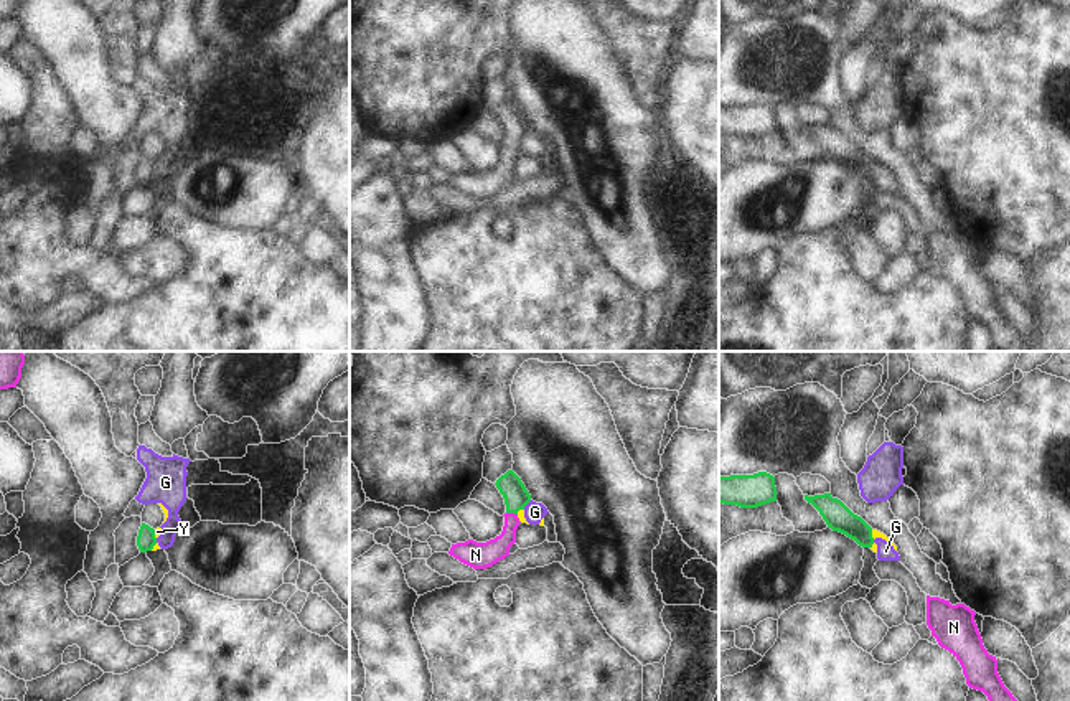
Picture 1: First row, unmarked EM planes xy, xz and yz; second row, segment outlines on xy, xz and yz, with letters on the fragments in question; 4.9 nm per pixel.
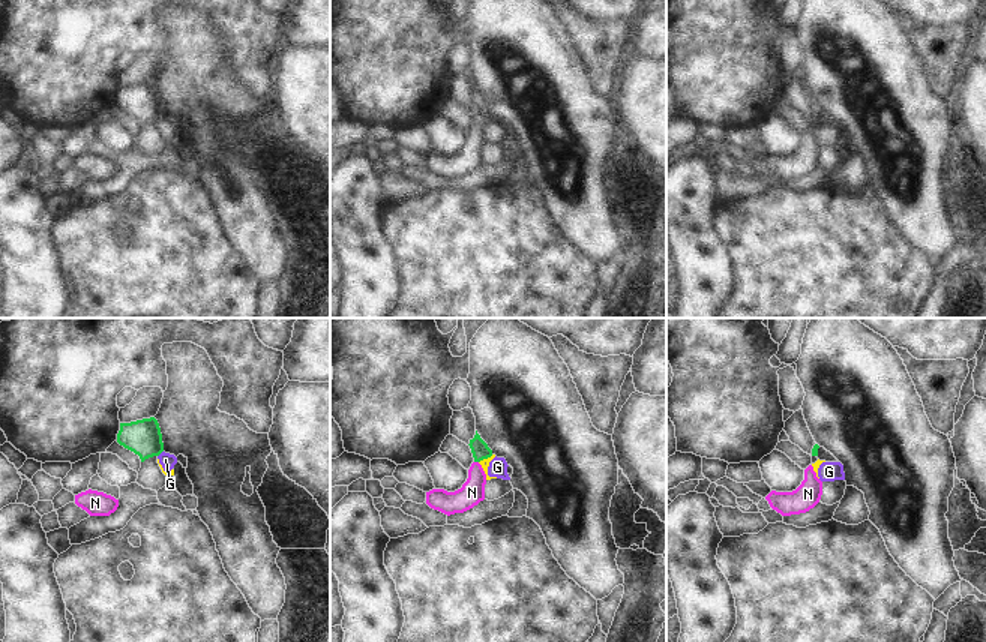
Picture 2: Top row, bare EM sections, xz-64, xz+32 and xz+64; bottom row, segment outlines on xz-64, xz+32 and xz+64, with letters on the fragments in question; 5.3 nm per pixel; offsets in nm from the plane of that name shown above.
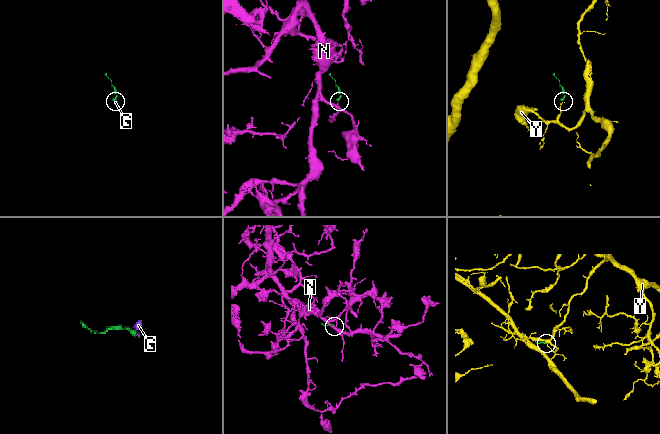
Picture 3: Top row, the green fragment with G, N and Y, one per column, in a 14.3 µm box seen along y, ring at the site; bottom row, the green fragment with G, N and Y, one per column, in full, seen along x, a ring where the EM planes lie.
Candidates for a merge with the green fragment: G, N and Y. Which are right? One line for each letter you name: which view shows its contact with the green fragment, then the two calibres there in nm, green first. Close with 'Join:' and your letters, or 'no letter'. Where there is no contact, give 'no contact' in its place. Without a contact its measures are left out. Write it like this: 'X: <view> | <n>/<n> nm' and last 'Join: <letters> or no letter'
N: xz | 120/130 nm
Join: N

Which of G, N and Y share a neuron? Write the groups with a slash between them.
G Y / N

